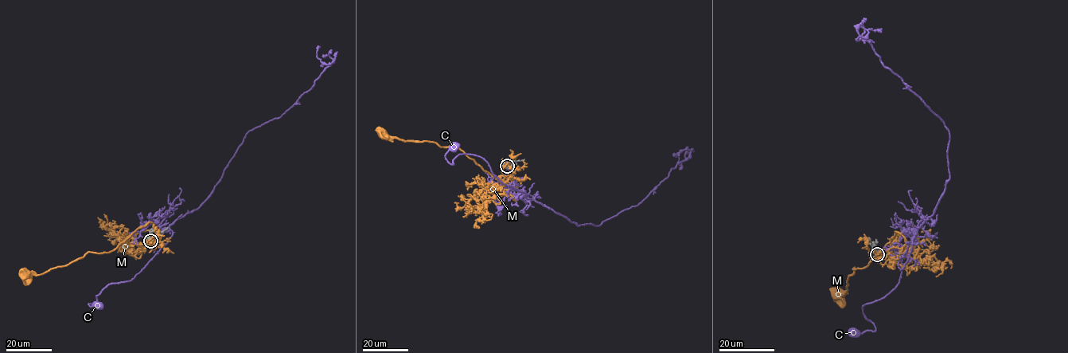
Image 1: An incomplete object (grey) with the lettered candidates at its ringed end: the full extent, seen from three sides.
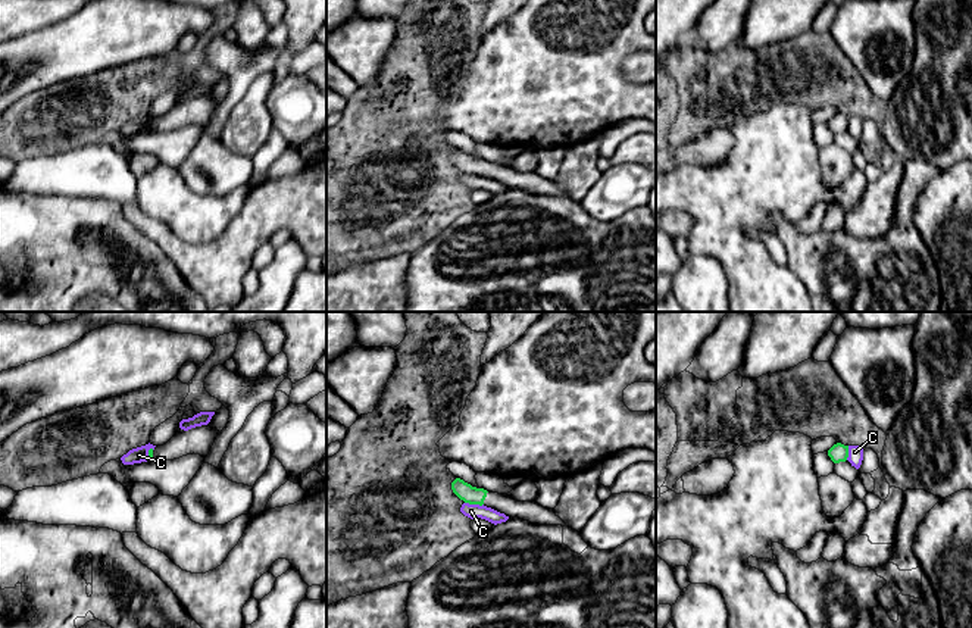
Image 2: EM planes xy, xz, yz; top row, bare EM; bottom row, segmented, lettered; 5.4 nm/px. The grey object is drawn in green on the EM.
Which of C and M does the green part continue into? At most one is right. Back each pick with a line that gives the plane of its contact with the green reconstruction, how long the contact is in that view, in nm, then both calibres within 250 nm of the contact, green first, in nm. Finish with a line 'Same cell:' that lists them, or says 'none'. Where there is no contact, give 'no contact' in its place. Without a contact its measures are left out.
M: no contact
Same cell: M

